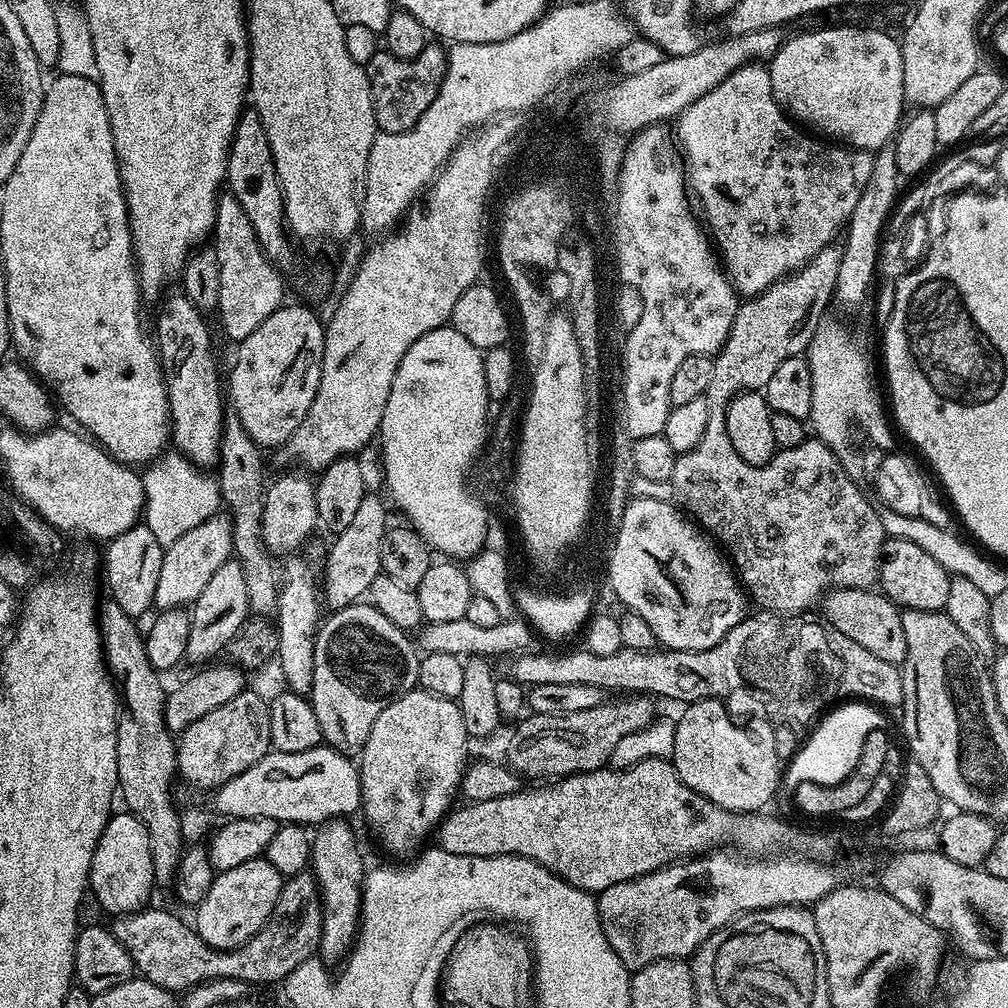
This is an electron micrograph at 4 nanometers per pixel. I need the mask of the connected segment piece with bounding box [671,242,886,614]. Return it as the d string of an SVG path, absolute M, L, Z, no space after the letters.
M830 243L818 250L818 254L814 254L807 264L784 279L777 280L766 291L747 297L741 303L734 318L734 326L730 326L730 334L723 348L714 357L712 377L706 393L710 410L710 418L706 418L706 434L702 434L702 442L698 442L694 450L679 453L674 462L671 482L675 499L726 553L745 593L751 599L753 596L761 609L770 612L803 613L803 608L810 607L814 602L816 604L822 594L831 589L871 589L880 575L880 558L886 533L876 513L877 505L864 497L865 489L849 478L835 452L831 452L821 440L805 438L798 446L779 449L769 464L750 466L750 462L742 462L742 458L738 458L734 446L730 446L730 434L726 434L728 403L741 392L759 389L764 381L774 375L774 370L786 362L786 358L807 353L808 343L825 319L824 311L828 303L833 303L841 262L841 245Z

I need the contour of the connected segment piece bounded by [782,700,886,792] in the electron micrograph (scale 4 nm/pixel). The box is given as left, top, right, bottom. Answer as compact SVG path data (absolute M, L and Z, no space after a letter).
M852 700L833 707L818 723L818 728L812 736L797 749L794 759L789 761L787 768L782 774L783 787L794 792L802 782L816 782L818 785L836 785L844 781L858 758L861 757L862 745L866 742L866 735L870 730L884 728L882 713L871 703Z

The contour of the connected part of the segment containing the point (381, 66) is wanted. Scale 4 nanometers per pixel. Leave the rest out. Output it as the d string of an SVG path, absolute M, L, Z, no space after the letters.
M430 42L422 54L414 58L398 58L393 52L377 50L372 61L366 65L376 127L380 132L402 134L413 128L422 114L426 114L430 102L434 102L440 92L448 69L448 53L439 46L439 43Z

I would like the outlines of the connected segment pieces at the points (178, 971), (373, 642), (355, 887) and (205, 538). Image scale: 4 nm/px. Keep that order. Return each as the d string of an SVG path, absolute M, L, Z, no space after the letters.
M156 908L117 917L112 931L130 954L137 973L151 984L173 994L182 994L194 985L222 978L223 948L210 946L200 935L185 931L185 924L174 914Z
M355 602L335 609L331 615L316 630L314 686L310 703L318 718L323 743L343 756L356 758L366 746L366 738L370 738L370 730L374 722L378 722L378 714L382 714L392 700L402 698L419 685L422 656L417 645L408 641L409 633L394 626L394 622L390 622L390 618L386 618L386 614L379 612L373 604Z
M344 818L326 820L315 829L312 841L310 872L319 888L321 904L321 938L319 955L325 961L343 961L351 953L360 931L364 902L364 856L356 841L356 832Z
M217 514L206 518L194 530L186 530L178 542L164 549L162 570L158 570L158 590L156 591L157 609L184 608L192 605L202 594L206 582L233 555L232 551L232 522L227 515Z

